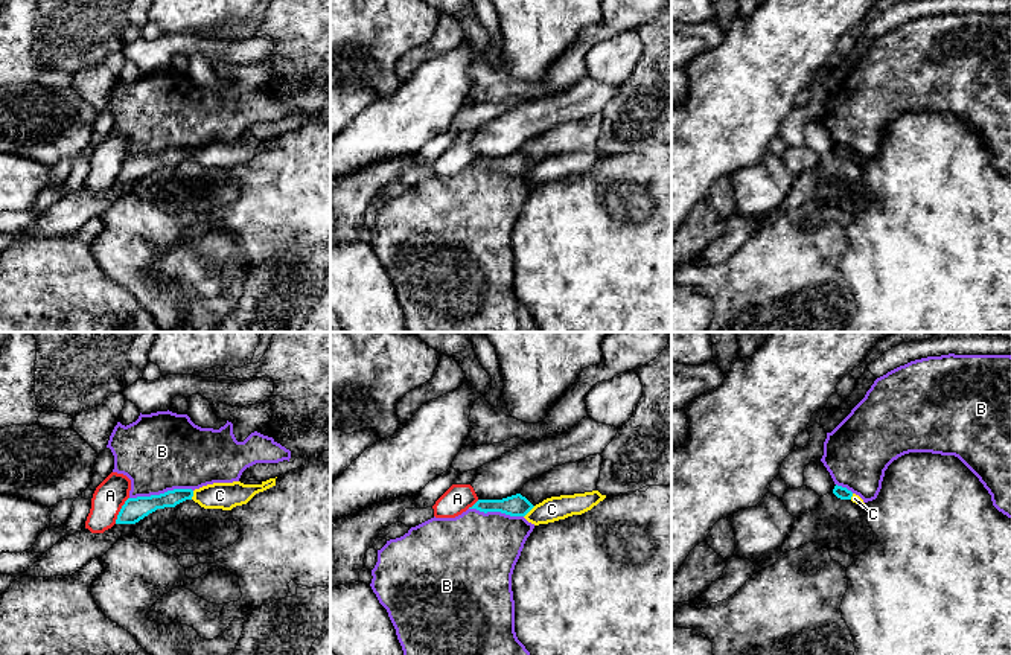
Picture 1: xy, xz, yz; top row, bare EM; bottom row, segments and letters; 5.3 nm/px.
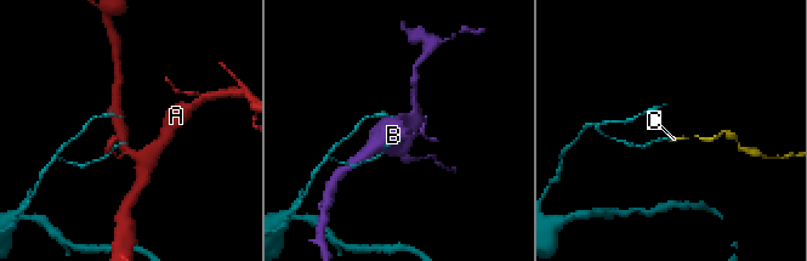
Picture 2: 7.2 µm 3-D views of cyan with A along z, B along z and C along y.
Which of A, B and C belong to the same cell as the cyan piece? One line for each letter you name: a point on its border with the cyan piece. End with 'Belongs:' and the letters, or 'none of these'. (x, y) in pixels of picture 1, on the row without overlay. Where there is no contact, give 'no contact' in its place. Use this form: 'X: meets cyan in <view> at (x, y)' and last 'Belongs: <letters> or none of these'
Belongs: none of these

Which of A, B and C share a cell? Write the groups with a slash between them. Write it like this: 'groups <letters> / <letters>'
groups A / B / C

